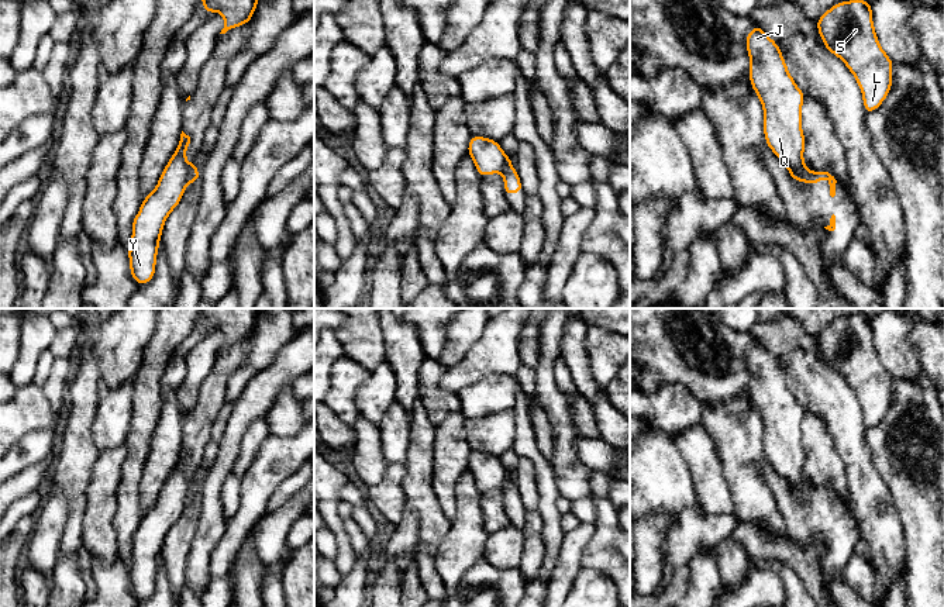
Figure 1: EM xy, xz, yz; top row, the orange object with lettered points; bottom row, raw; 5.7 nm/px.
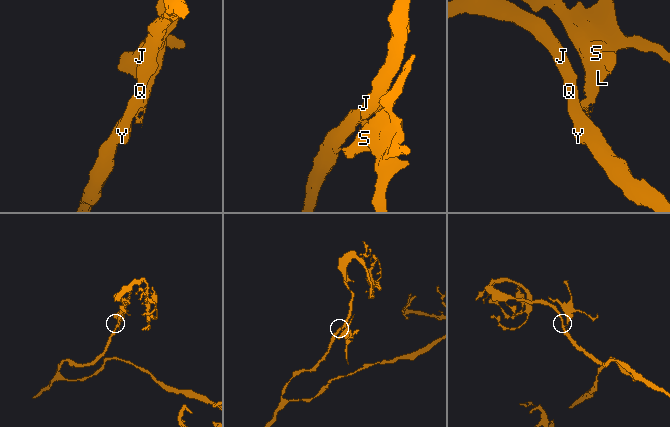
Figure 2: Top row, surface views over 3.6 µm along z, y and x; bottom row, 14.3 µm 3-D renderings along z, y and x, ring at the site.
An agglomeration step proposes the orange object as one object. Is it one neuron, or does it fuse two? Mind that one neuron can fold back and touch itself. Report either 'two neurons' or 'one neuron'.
two neurons

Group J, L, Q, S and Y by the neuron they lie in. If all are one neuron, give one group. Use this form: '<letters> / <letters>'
J Q Y / L S

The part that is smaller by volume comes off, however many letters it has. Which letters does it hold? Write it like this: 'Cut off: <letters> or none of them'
Cut off: L, S

